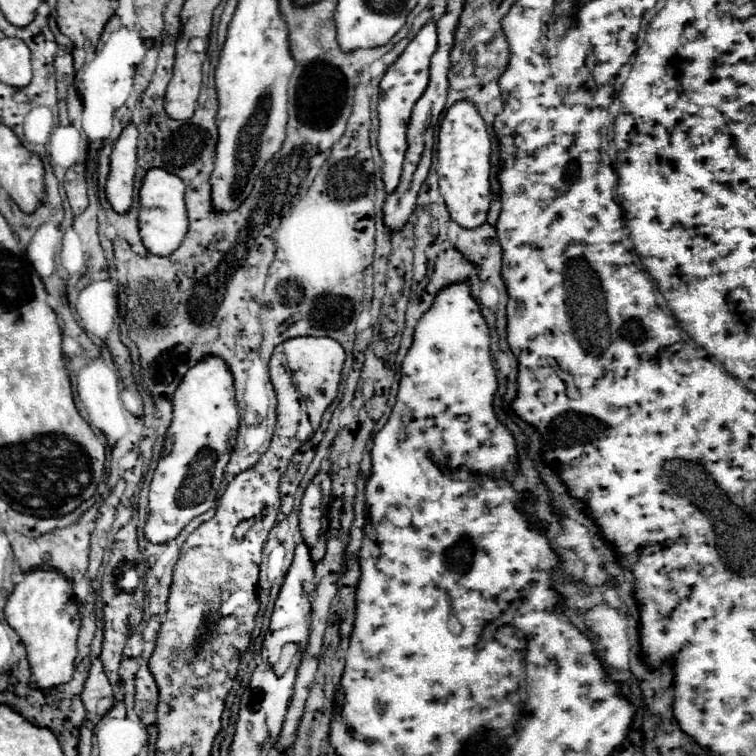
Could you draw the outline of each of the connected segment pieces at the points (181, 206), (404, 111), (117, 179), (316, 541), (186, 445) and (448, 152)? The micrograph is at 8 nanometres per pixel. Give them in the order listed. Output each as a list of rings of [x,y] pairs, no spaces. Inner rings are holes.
[[[163,169],[147,171],[147,175],[143,179],[143,187],[139,191],[139,199],[141,199],[139,229],[141,229],[143,245],[153,255],[159,255],[159,257],[171,255],[181,245],[181,241],[187,233],[187,227],[189,227],[183,195],[185,195],[185,183],[177,175],[167,173]]]
[[[429,21],[405,47],[405,51],[397,57],[397,61],[387,69],[379,83],[379,135],[377,135],[377,147],[383,157],[383,185],[387,193],[393,193],[399,185],[399,175],[401,175],[401,163],[407,151],[407,125],[411,119],[413,105],[417,99],[425,93],[427,83],[429,83],[429,61],[431,55],[437,49],[437,29],[435,21]]]
[[[127,125],[111,153],[111,173],[107,177],[107,199],[117,213],[127,213],[133,205],[133,179],[137,169],[137,129]]]
[[[317,473],[309,487],[305,489],[301,509],[299,509],[299,523],[301,535],[305,543],[311,547],[313,561],[321,561],[325,555],[325,541],[327,541],[327,507],[331,499],[331,473]]]
[[[207,355],[185,373],[181,385],[173,393],[173,421],[165,437],[163,457],[149,487],[151,513],[145,525],[145,537],[151,543],[173,541],[193,517],[215,505],[237,429],[239,409],[235,403],[233,375],[229,375],[225,359]]]
[[[469,101],[453,103],[441,121],[437,143],[437,175],[441,195],[445,197],[451,219],[465,229],[475,229],[485,223],[491,203],[491,137],[477,107]]]

